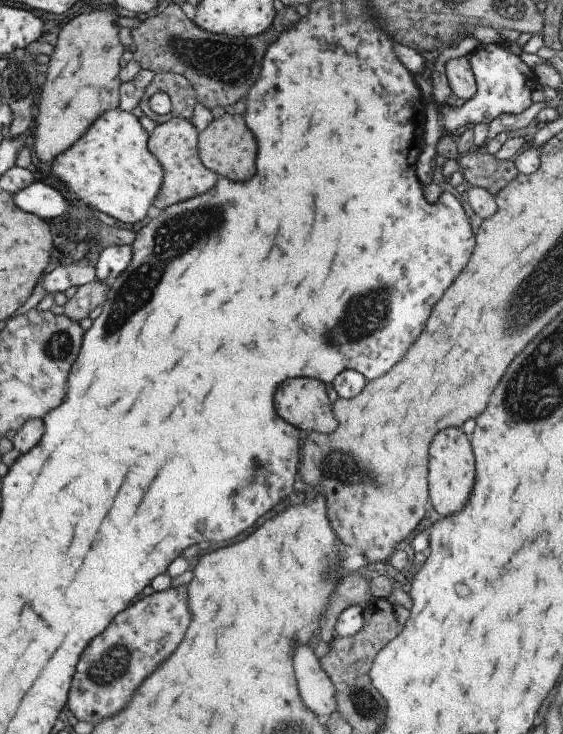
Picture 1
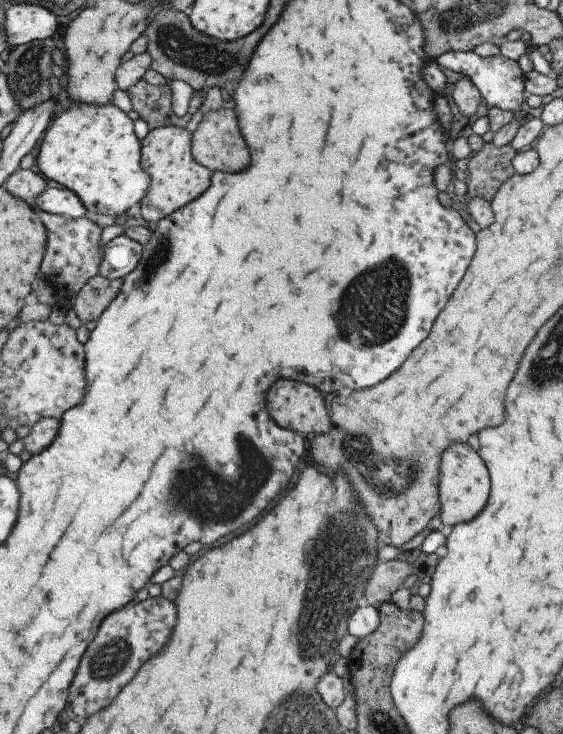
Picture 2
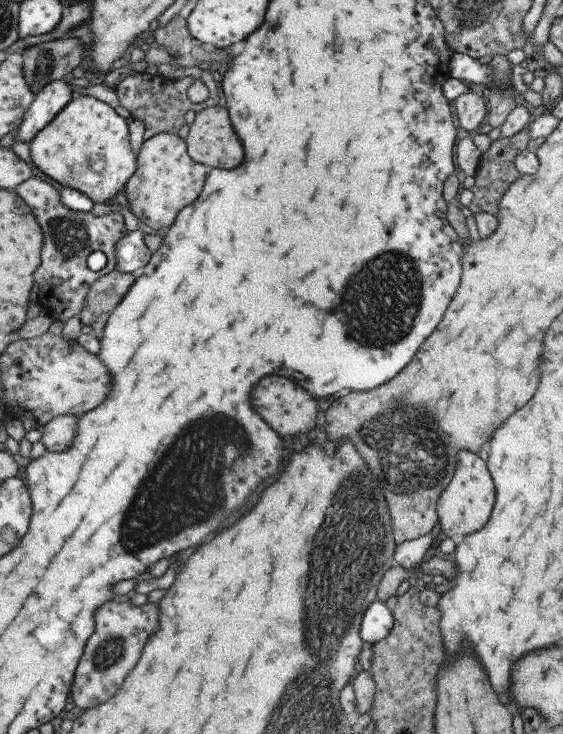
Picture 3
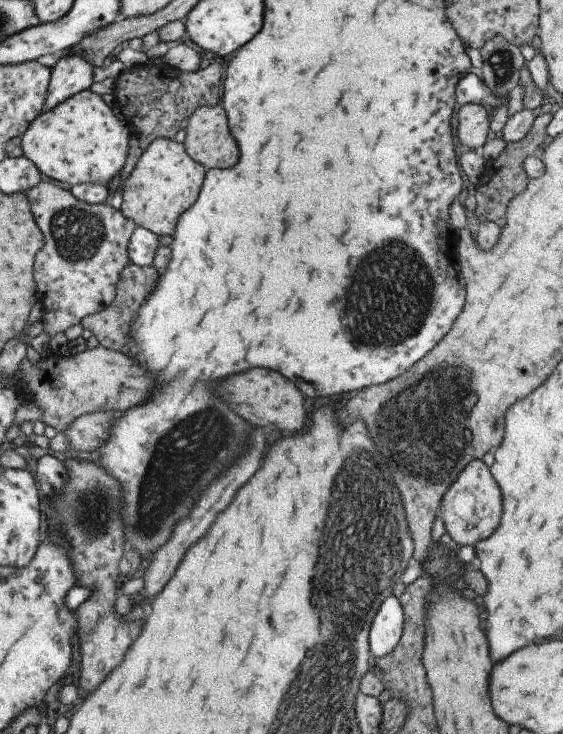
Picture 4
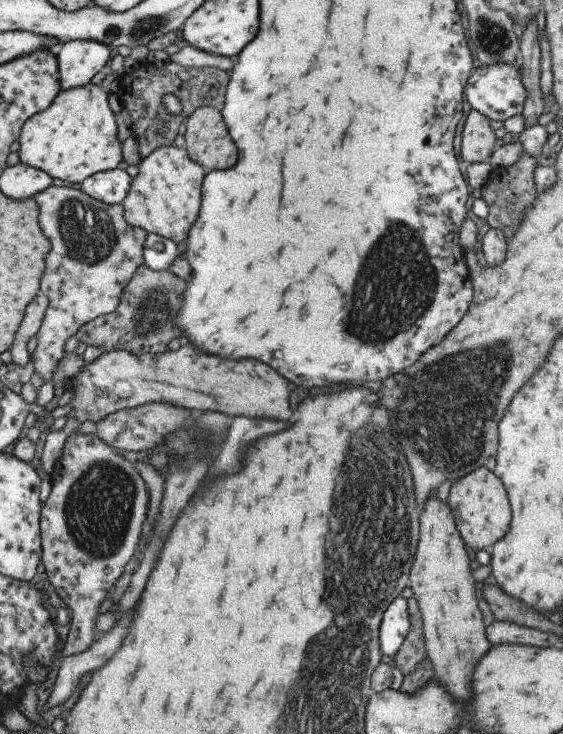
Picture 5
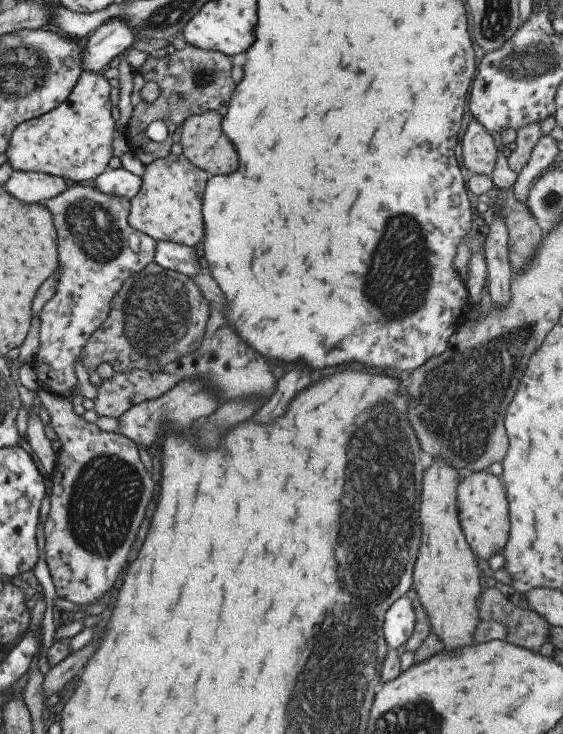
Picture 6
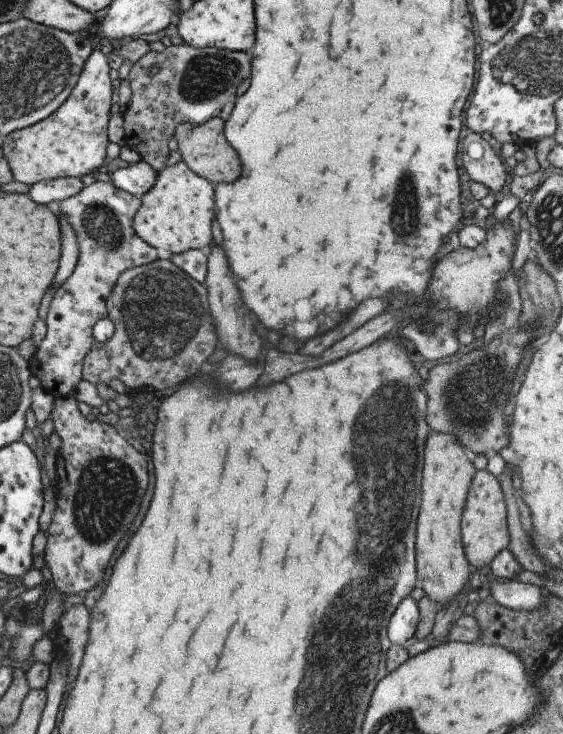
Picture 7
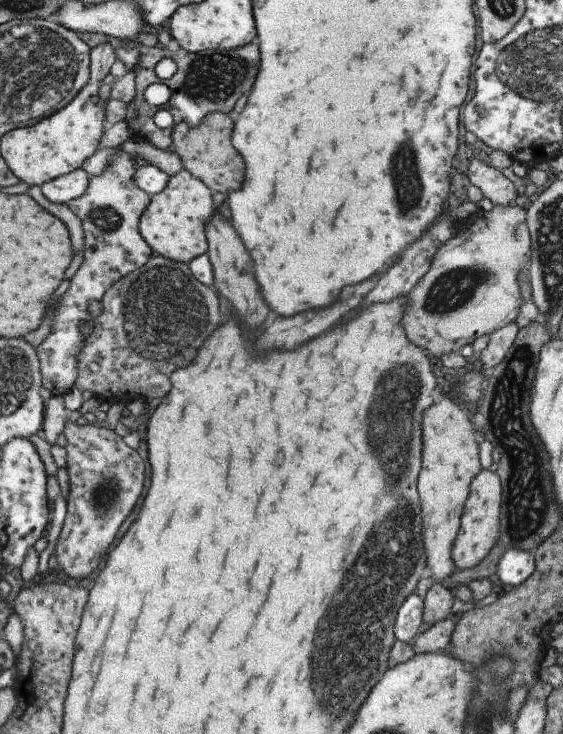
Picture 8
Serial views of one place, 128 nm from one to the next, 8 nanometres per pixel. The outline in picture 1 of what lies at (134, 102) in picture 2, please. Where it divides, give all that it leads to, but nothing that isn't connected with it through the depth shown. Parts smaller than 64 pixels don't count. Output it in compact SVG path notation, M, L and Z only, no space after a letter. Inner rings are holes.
M154 73L151 82L143 89L137 106L147 118L151 118L156 125L159 125L173 117L189 121L196 101L196 92L183 75L177 73ZM155 92L165 92L169 97L171 108L164 115L154 114L147 104L151 95L155 94Z

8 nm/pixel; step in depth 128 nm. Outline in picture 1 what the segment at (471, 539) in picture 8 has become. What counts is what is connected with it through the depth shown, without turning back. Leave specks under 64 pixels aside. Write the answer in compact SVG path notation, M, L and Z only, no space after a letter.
M445 428L437 432L429 446L429 474L427 474L428 500L433 510L442 517L461 512L473 488L473 476L475 476L473 453L463 432L459 428Z

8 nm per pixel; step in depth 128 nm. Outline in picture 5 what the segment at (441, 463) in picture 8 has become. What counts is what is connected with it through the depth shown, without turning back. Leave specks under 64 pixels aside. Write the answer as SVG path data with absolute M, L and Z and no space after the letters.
M436 490L433 494L428 496L428 499L424 500L424 505L422 506L422 509L419 510L418 541L416 544L415 560L413 560L413 566L411 566L411 572L409 572L409 586L411 586L411 590L413 590L413 596L415 596L415 600L417 600L417 606L419 606L419 610L421 610L421 618L423 618L426 656L429 656L429 660L431 660L431 664L433 664L433 668L435 668L435 674L437 674L437 678L441 680L441 684L443 684L443 686L449 686L449 692L451 692L457 700L461 698L463 702L467 702L467 700L469 700L469 680L471 680L471 670L473 670L475 662L477 662L477 660L489 650L489 644L487 644L487 640L485 640L481 614L479 614L479 608L477 608L477 604L475 604L475 582L473 582L473 578L471 578L471 568L469 568L471 562L469 562L469 556L467 556L467 552L465 552L465 546L463 546L464 542L456 529L454 518L452 517L448 505L441 502L441 500L438 500L435 493Z

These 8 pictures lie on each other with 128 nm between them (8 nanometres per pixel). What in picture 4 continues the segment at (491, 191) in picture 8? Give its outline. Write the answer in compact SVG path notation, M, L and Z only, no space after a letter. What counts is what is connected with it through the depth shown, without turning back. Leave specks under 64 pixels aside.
M467 103L457 114L457 138L469 151L479 151L487 140L491 122L484 106Z

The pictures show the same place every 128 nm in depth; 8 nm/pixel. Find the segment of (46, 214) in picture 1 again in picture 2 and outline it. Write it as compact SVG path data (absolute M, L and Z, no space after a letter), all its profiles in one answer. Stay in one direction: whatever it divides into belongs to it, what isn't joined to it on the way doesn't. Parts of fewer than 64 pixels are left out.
M57 186L47 187L34 200L34 203L42 211L67 218L84 217L88 211L75 194L66 188L57 188Z

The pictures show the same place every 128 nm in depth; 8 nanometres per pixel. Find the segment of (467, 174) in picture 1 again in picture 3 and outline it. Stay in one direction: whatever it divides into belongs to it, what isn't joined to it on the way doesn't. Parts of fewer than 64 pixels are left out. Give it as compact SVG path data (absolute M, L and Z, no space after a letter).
M527 126L523 127L510 137L498 137L490 142L490 147L481 154L480 164L474 177L474 185L472 187L473 198L467 207L473 214L478 212L489 213L495 216L499 199L503 193L509 188L509 185L520 175L514 167L514 158L523 152L527 146L530 134Z

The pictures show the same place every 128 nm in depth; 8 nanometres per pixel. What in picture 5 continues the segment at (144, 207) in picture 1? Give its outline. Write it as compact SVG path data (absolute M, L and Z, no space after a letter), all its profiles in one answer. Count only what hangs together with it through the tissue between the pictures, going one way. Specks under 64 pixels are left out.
M90 81L83 86L65 89L59 91L57 96L53 99L53 102L42 111L35 113L33 116L30 116L25 122L21 125L21 130L19 136L17 137L17 144L19 147L15 152L19 162L24 165L32 166L33 168L42 170L45 174L48 174L51 178L55 180L61 180L61 182L67 182L67 184L80 184L85 178L91 176L92 174L106 171L107 169L114 169L117 164L119 164L121 158L121 145L117 143L117 128L115 126L115 115L111 113L109 106L107 105L107 95L103 93L99 87L95 84L92 84Z

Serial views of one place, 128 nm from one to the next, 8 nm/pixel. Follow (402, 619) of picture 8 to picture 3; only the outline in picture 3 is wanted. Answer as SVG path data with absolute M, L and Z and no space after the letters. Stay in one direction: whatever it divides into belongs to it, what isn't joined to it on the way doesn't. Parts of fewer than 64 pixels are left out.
M376 599L365 610L359 622L358 632L361 641L371 645L383 640L391 628L393 628L391 610L385 606L385 602Z

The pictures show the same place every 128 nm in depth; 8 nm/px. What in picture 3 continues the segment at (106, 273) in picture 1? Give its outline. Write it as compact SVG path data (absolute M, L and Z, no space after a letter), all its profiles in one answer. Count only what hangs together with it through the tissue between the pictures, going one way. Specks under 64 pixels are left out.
M135 229L117 241L115 269L131 273L147 264L151 252L143 242L143 235L140 229Z

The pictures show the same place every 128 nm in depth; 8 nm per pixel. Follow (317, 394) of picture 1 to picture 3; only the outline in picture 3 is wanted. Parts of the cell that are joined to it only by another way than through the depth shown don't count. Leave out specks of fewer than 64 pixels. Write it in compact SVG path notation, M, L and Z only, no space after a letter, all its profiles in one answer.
M263 376L263 380L259 380L259 384L255 384L253 386L253 392L251 392L251 408L261 416L261 420L265 420L265 424L269 424L271 428L273 428L273 432L277 432L279 436L291 436L291 434L301 434L301 432L307 432L307 430L311 430L313 428L313 424L315 424L315 402L311 400L311 396L309 396L309 400L307 400L307 392L305 390L301 390L299 386L295 386L291 380L285 380L285 378L281 378L281 376Z

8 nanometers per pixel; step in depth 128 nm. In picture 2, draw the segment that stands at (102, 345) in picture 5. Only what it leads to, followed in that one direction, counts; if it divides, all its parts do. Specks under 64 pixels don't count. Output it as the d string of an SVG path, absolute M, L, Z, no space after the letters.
M99 274L91 277L83 285L83 288L76 294L75 302L71 312L75 312L76 317L80 322L89 322L89 320L97 320L101 313L109 306L109 303L115 298L115 295L119 292L122 283L122 278L108 279Z

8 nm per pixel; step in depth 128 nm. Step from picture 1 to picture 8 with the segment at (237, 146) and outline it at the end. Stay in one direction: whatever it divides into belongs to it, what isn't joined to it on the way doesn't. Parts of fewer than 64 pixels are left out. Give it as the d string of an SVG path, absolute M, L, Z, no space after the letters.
M213 111L205 115L203 120L196 122L183 120L172 126L171 147L183 164L183 168L201 180L212 192L239 190L241 182L243 182L245 166L243 166L241 156L235 152L235 148L229 142L229 134L231 134L231 126L233 126L231 118L223 112Z

